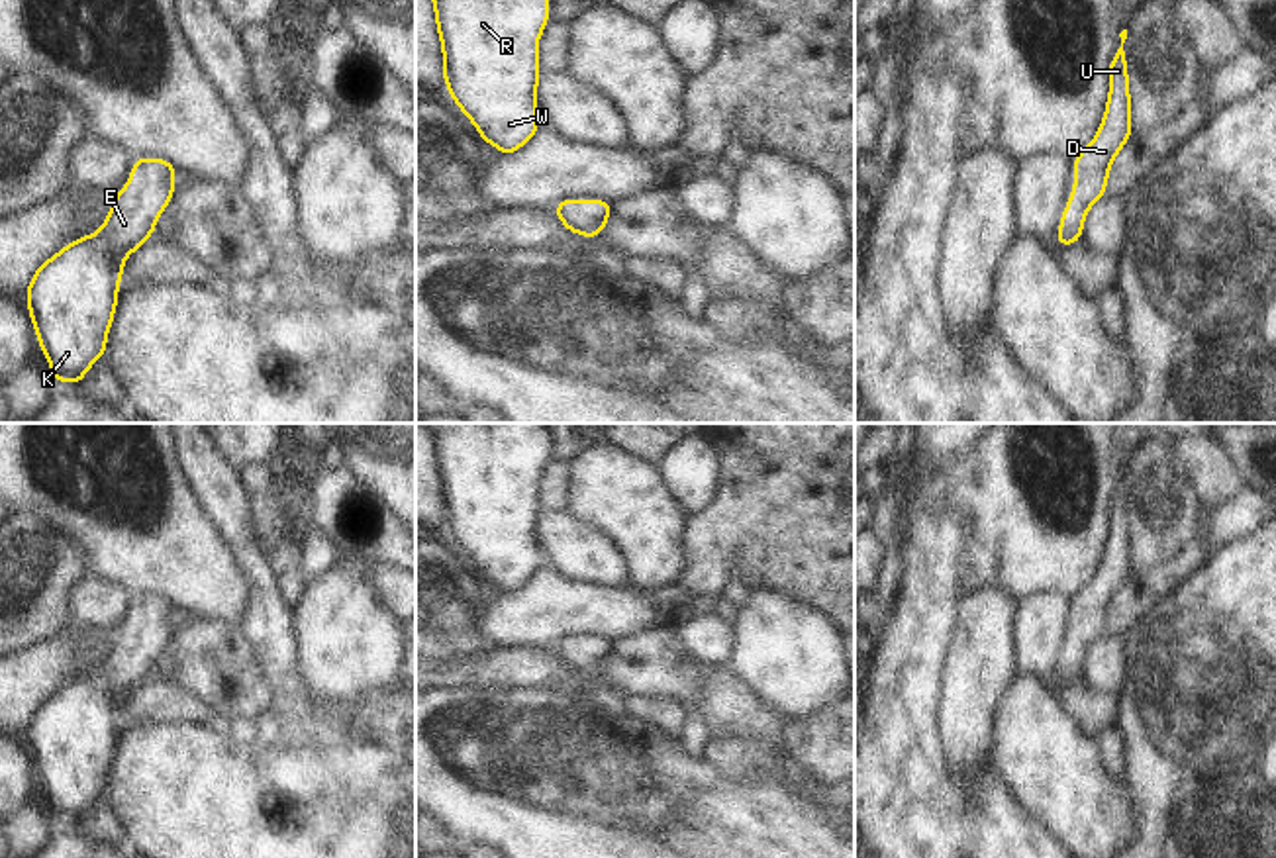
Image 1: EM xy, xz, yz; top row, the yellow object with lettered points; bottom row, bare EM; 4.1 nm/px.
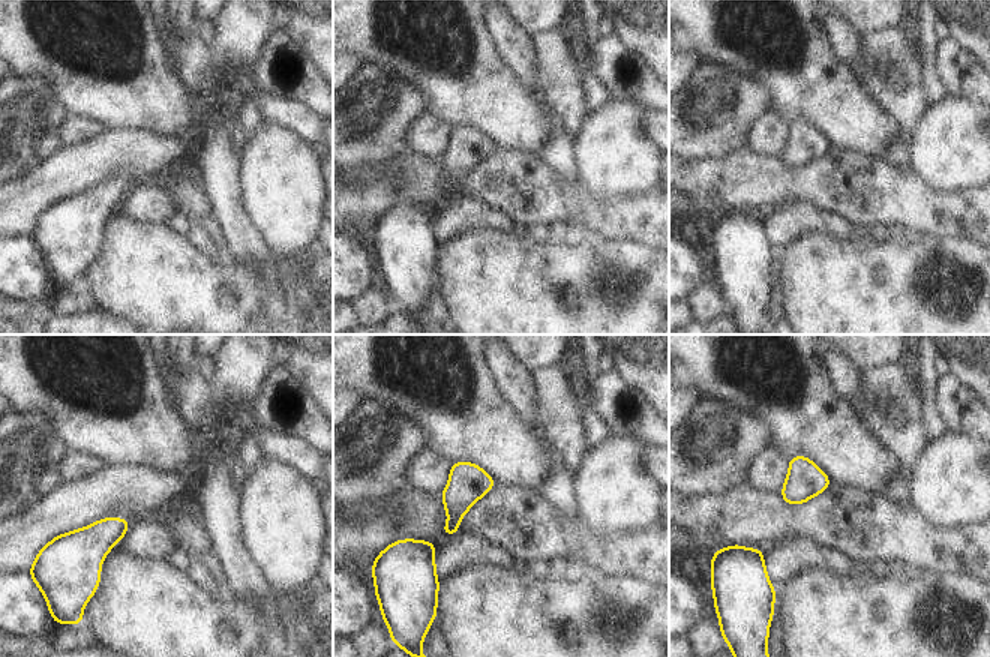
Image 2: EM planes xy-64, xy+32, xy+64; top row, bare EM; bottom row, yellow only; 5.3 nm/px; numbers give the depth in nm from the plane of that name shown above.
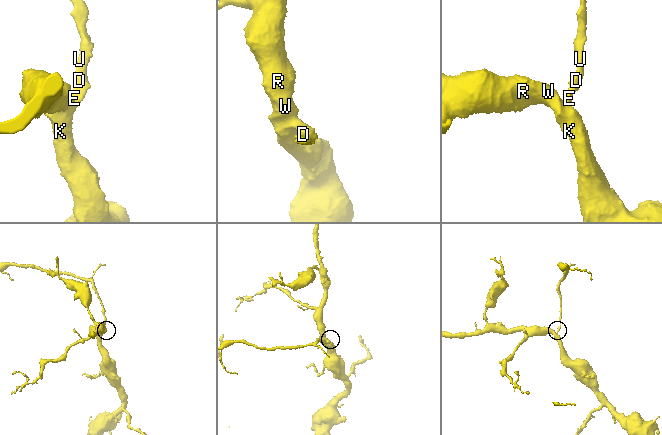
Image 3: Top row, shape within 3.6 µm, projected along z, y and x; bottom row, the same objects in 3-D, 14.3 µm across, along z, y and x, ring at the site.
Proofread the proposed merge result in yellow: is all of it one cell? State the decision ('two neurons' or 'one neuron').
one neuron

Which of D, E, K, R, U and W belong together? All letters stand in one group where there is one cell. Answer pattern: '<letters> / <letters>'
D E K R U W

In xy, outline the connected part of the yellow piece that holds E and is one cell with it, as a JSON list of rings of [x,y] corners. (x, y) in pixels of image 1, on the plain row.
[[[133,597],[129,621],[112,641],[98,672],[45,699],[25,729],[31,764],[53,819],[76,825],[108,782],[123,699],[155,668],[174,631],[176,605],[163,597]]]

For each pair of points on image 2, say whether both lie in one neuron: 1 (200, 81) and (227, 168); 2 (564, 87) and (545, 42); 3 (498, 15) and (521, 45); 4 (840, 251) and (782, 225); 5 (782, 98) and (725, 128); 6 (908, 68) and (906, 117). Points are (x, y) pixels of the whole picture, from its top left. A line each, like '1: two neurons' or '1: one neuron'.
1: one neuron
2: one neuron
3: one neuron
4: two neurons
5: two neurons
6: one neuron

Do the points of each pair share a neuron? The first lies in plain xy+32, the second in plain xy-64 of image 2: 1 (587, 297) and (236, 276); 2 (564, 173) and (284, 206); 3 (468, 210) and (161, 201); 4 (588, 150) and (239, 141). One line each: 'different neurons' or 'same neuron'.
1: same neuron
2: different neurons
3: same neuron
4: different neurons

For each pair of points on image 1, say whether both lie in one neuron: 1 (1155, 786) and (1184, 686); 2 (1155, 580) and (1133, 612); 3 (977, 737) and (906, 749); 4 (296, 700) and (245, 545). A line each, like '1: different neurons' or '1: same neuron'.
1: same neuron
2: same neuron
3: different neurons
4: same neuron

